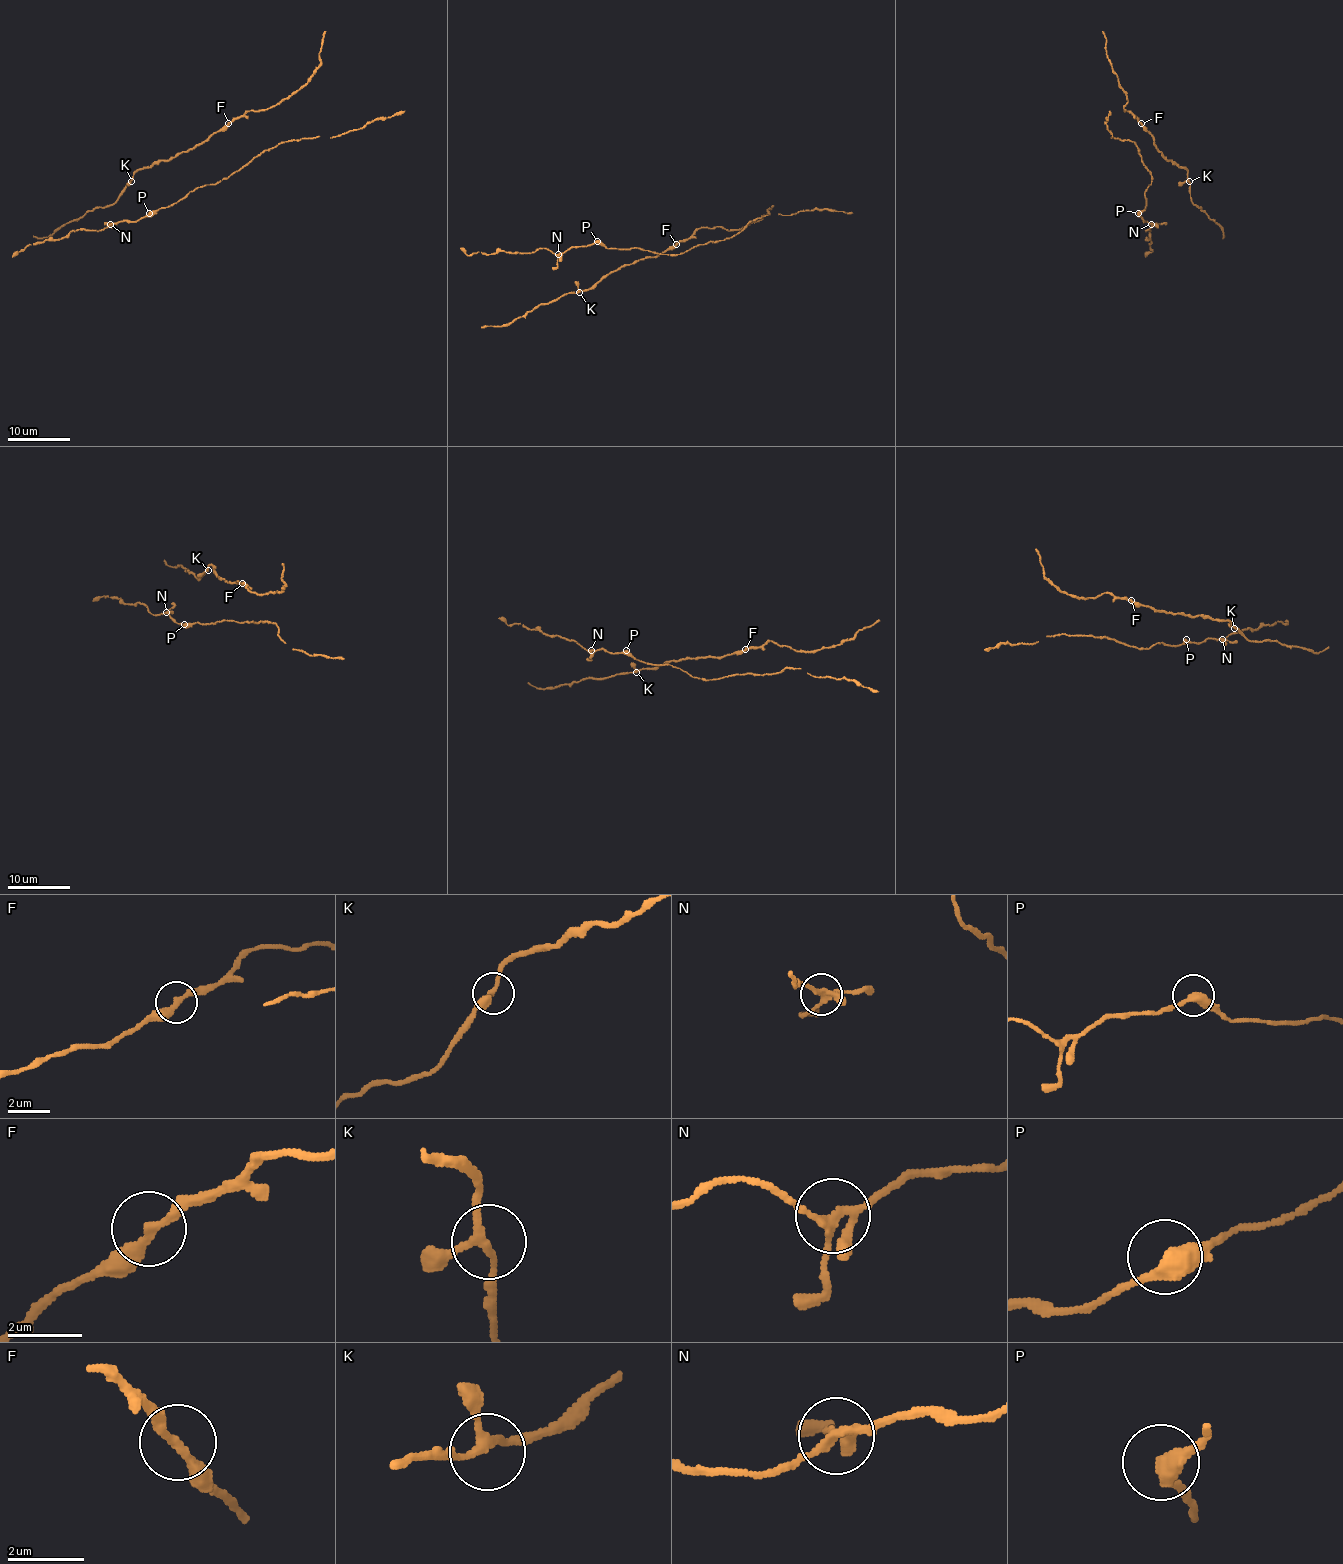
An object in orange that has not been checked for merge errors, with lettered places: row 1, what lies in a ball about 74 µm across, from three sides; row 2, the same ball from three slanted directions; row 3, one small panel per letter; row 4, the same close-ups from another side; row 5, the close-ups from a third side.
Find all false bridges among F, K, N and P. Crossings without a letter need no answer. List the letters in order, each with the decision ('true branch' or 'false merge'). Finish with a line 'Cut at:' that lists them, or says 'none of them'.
F: true branch
K: true branch
N: true branch
P: true branch
Cut at: none of them

